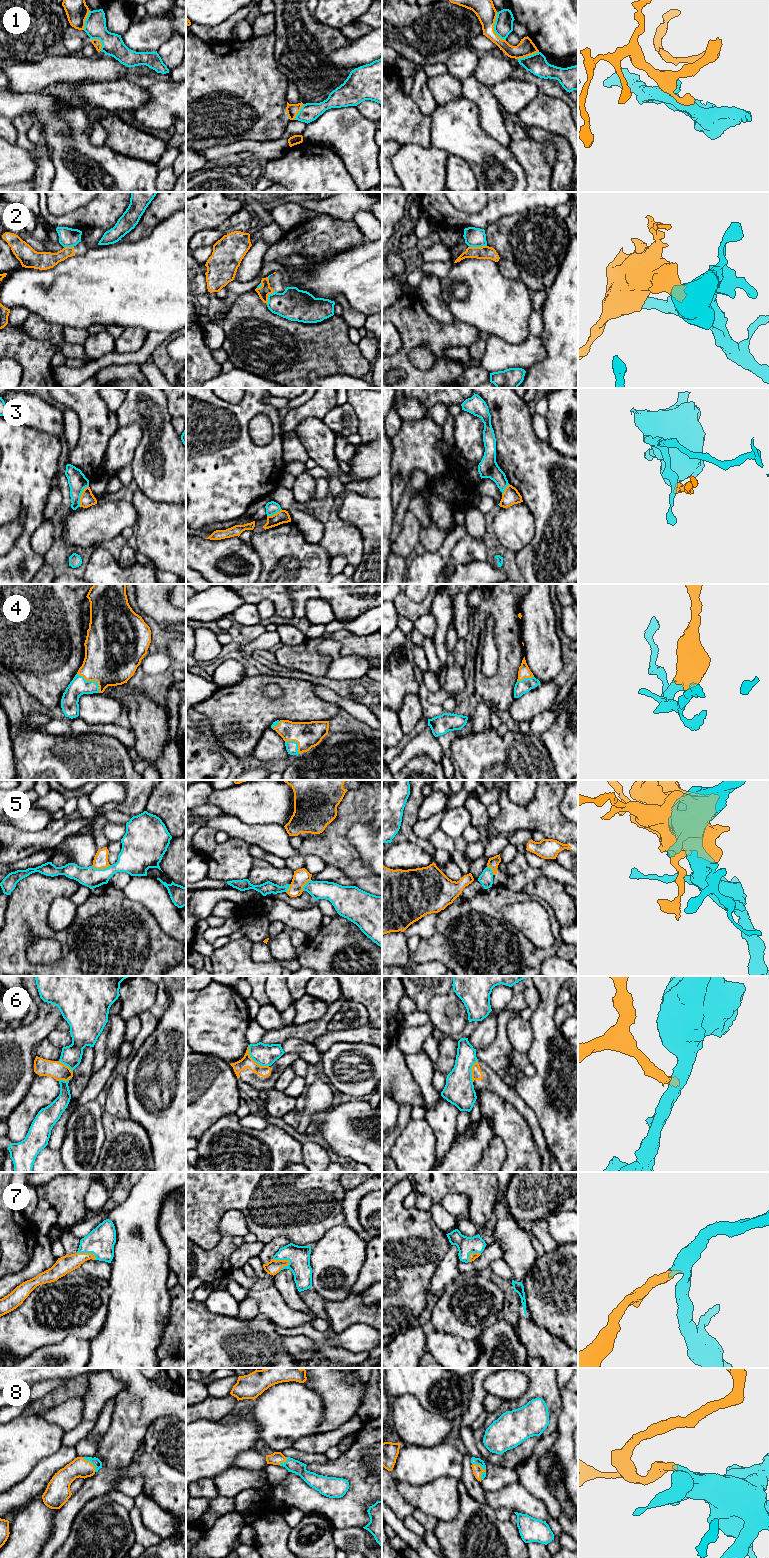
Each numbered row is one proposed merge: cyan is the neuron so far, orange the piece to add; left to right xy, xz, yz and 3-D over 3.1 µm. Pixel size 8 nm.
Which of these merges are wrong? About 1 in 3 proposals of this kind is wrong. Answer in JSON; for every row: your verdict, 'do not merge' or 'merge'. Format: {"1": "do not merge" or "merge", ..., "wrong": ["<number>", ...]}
{"1": "do not merge", "2": "do not merge", "3": "do not merge", "4": "merge", "5": "do not merge", "6": "do not merge", "7": "merge", "8": "merge", "wrong": ["1", "2", "3", "5", "6"]}

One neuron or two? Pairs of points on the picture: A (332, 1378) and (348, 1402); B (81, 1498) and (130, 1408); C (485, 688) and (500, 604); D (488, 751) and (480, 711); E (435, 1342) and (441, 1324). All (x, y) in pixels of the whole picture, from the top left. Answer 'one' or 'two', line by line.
A: one
B: one
C: one
D: two
E: two

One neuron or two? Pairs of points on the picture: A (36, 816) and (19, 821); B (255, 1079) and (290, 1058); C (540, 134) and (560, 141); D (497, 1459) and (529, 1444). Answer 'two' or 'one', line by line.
A: one
B: one
C: one
D: one

